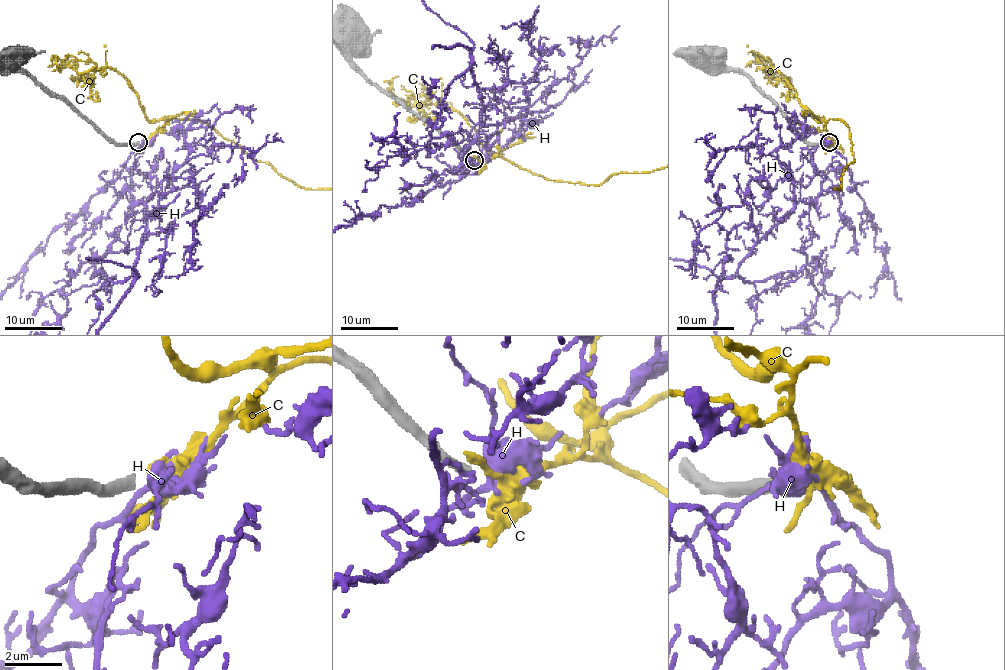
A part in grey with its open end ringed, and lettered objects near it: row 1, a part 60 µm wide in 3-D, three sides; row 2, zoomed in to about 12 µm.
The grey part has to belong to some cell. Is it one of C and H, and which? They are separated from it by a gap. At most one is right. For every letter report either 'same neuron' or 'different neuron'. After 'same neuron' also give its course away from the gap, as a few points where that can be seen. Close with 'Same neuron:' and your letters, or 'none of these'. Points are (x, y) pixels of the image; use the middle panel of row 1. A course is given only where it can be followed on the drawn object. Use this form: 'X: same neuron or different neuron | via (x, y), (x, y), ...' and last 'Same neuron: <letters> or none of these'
C: different neuron
H: different neuron
Same neuron: none of these

